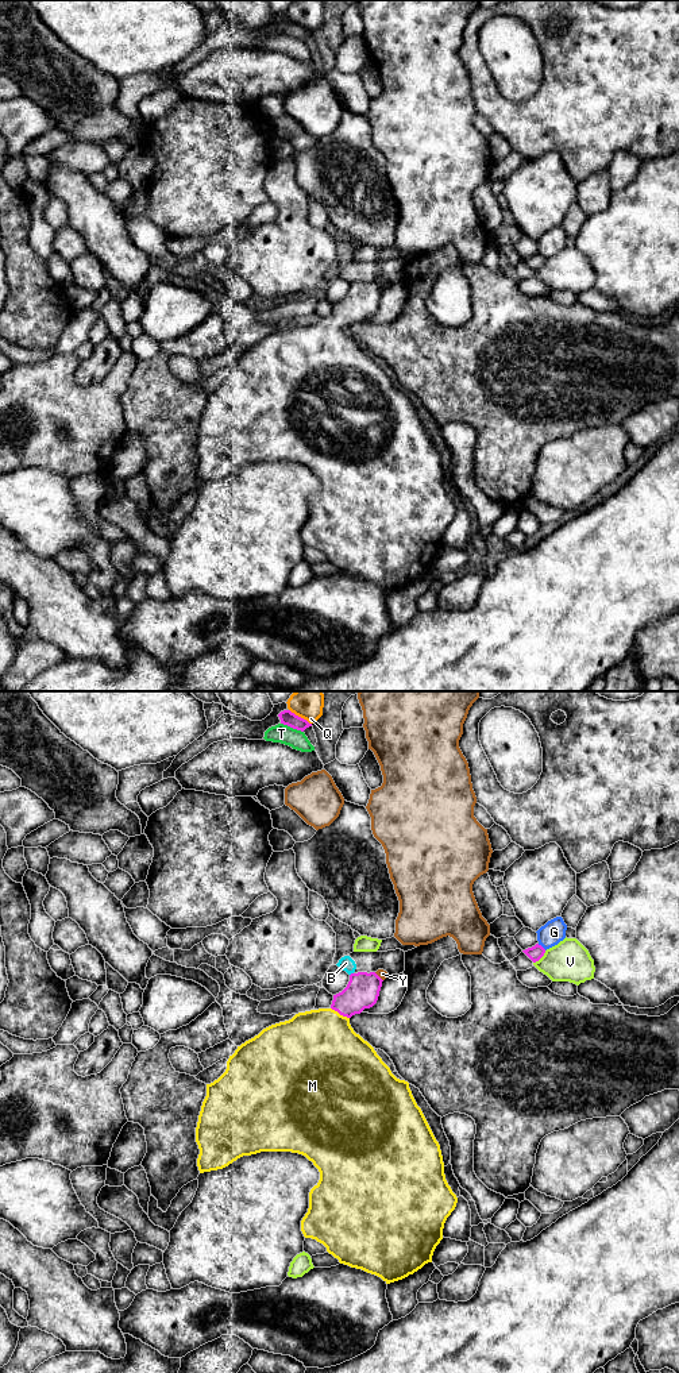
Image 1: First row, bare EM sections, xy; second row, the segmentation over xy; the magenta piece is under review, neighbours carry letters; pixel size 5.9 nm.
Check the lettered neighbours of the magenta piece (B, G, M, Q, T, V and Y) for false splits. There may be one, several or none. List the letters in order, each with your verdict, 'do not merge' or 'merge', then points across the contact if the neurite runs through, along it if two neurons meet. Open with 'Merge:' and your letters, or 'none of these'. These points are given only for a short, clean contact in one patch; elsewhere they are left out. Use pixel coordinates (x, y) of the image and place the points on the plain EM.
Merge: M
B: do not merge
G: do not merge
M: merge; way xy (362, 300), (340, 323), (317, 358)
Q: do not merge
T: do not merge; border xy (281, 31), (303, 41)
V: do not merge
Y: do not merge

